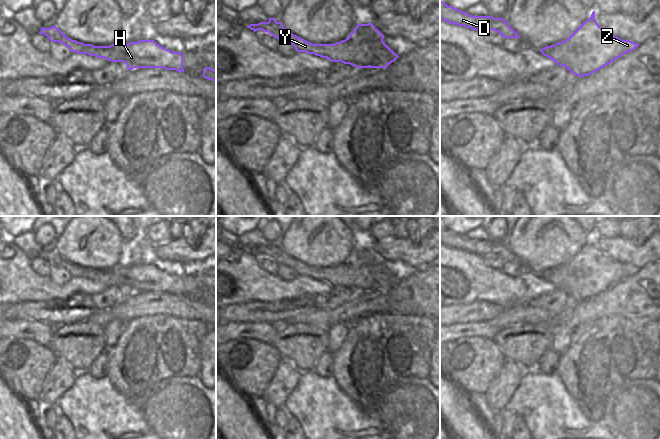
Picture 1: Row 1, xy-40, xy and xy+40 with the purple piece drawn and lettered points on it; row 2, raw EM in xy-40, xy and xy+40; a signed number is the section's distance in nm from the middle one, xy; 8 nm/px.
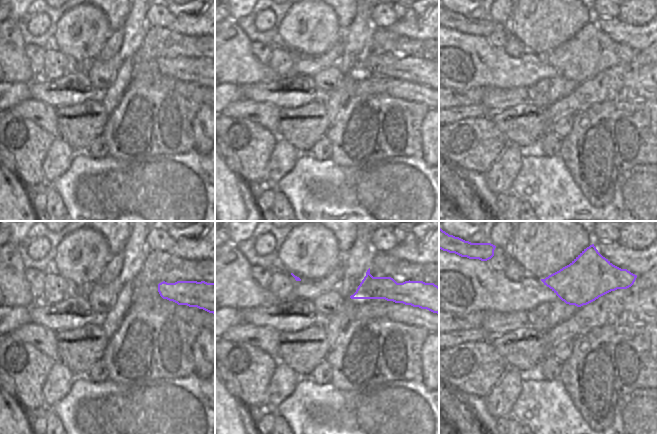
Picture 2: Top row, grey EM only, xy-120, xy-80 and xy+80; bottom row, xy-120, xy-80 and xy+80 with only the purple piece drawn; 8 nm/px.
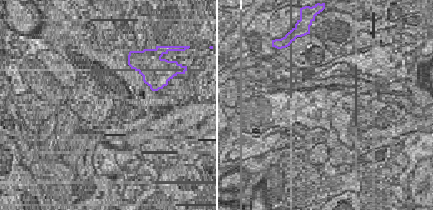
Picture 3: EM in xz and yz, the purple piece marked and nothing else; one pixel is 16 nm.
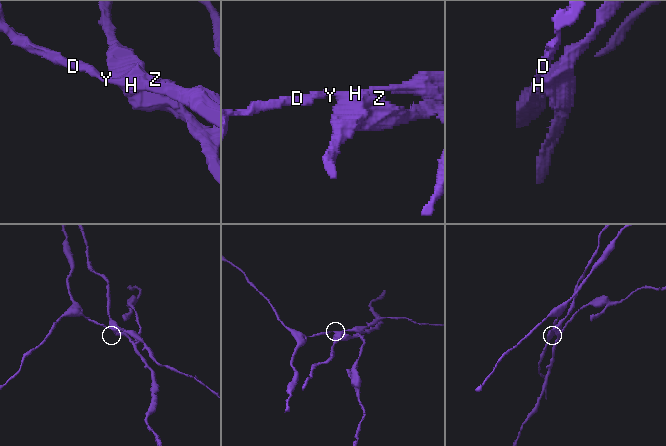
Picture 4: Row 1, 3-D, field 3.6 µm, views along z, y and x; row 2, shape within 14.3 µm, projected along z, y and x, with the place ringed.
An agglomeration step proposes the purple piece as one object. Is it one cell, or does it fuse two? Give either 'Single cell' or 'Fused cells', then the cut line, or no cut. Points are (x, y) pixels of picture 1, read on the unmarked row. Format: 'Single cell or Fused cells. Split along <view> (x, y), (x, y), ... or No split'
Fused cells. Split along xy (345, 263), (356, 267), (367, 266), (374, 279), (375, 288).

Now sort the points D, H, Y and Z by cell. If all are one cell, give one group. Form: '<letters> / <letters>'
D H Y / Z

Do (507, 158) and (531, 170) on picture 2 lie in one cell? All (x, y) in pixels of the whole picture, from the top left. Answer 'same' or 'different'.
different

